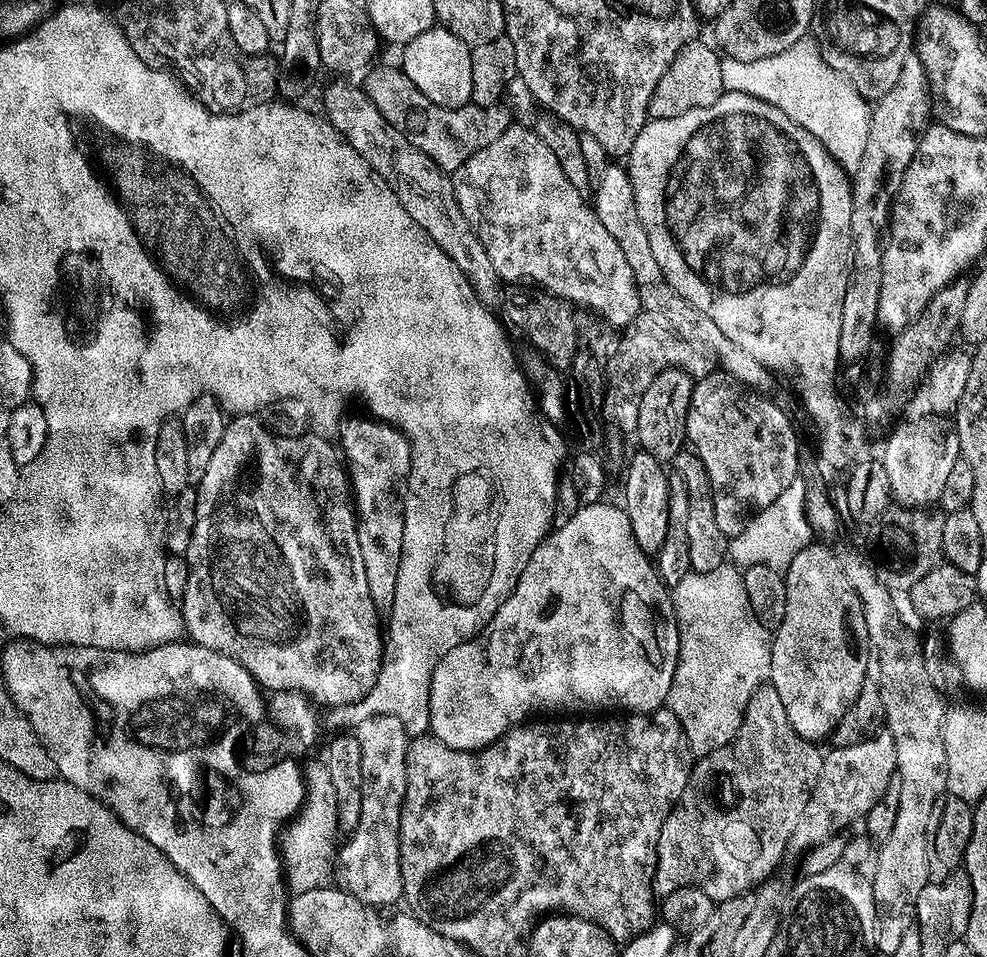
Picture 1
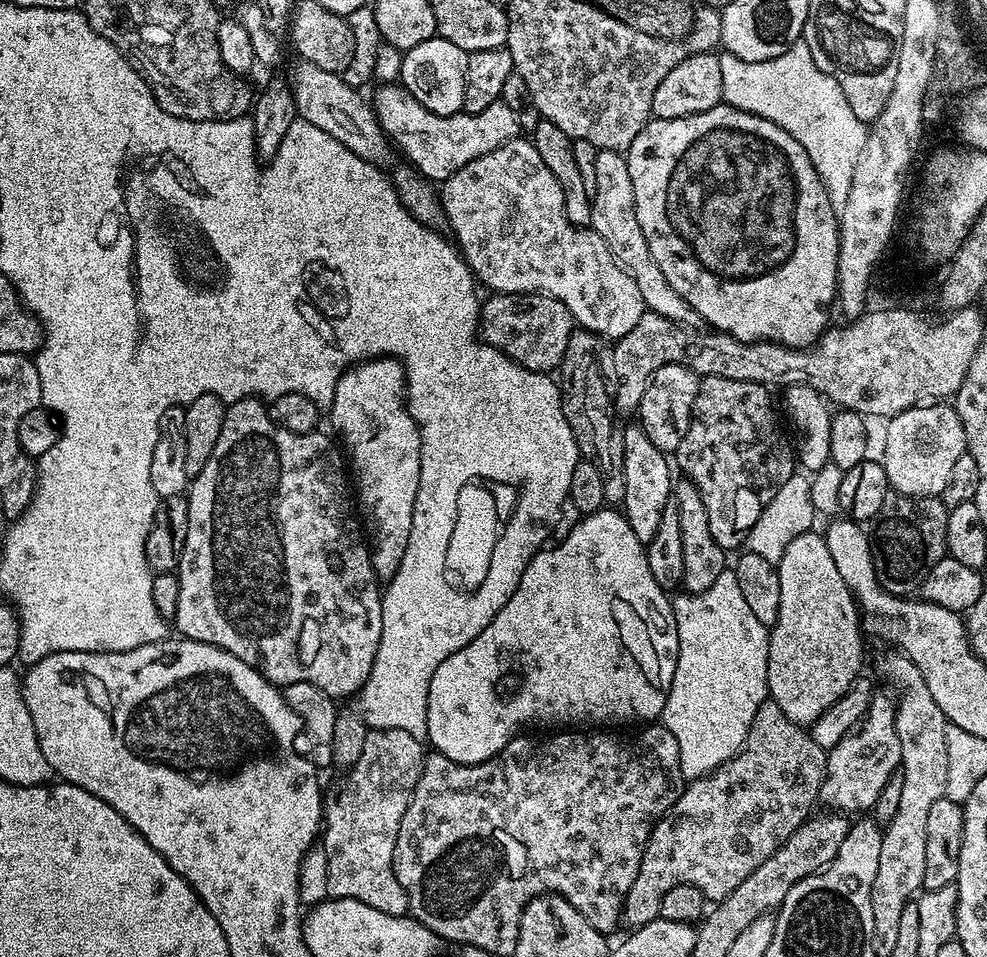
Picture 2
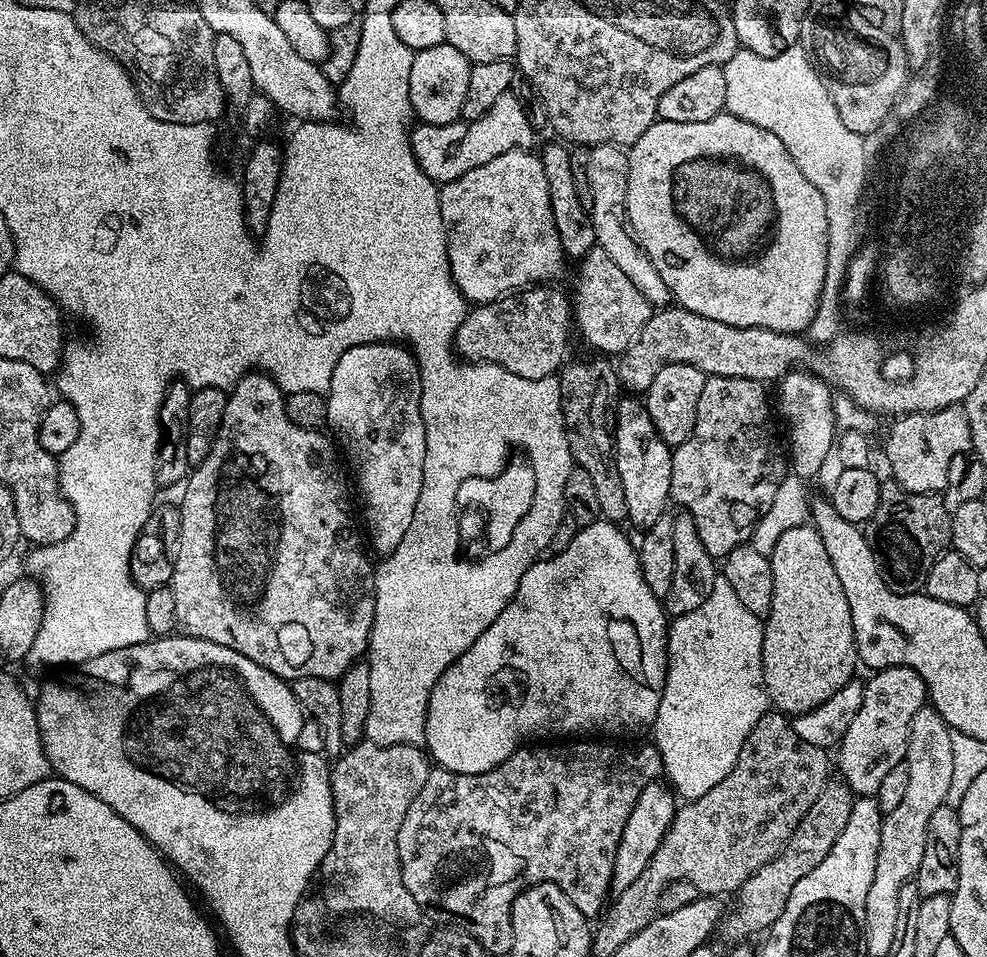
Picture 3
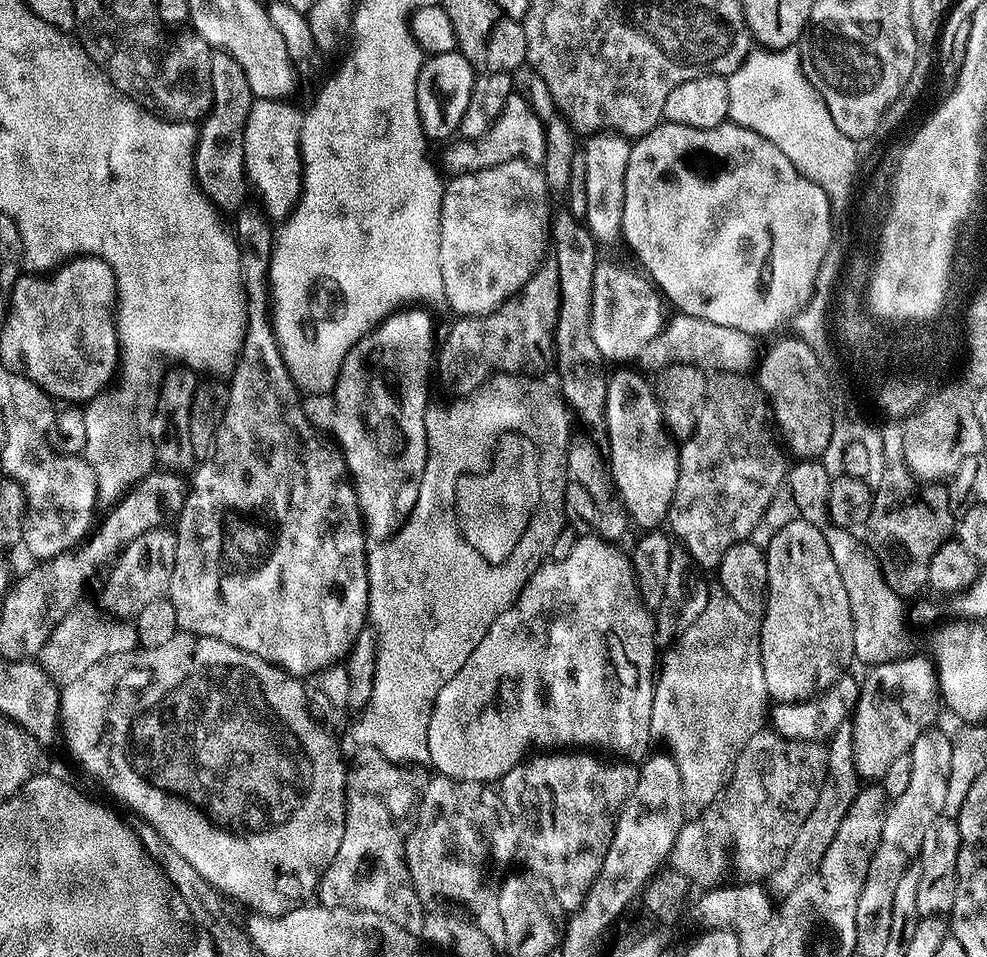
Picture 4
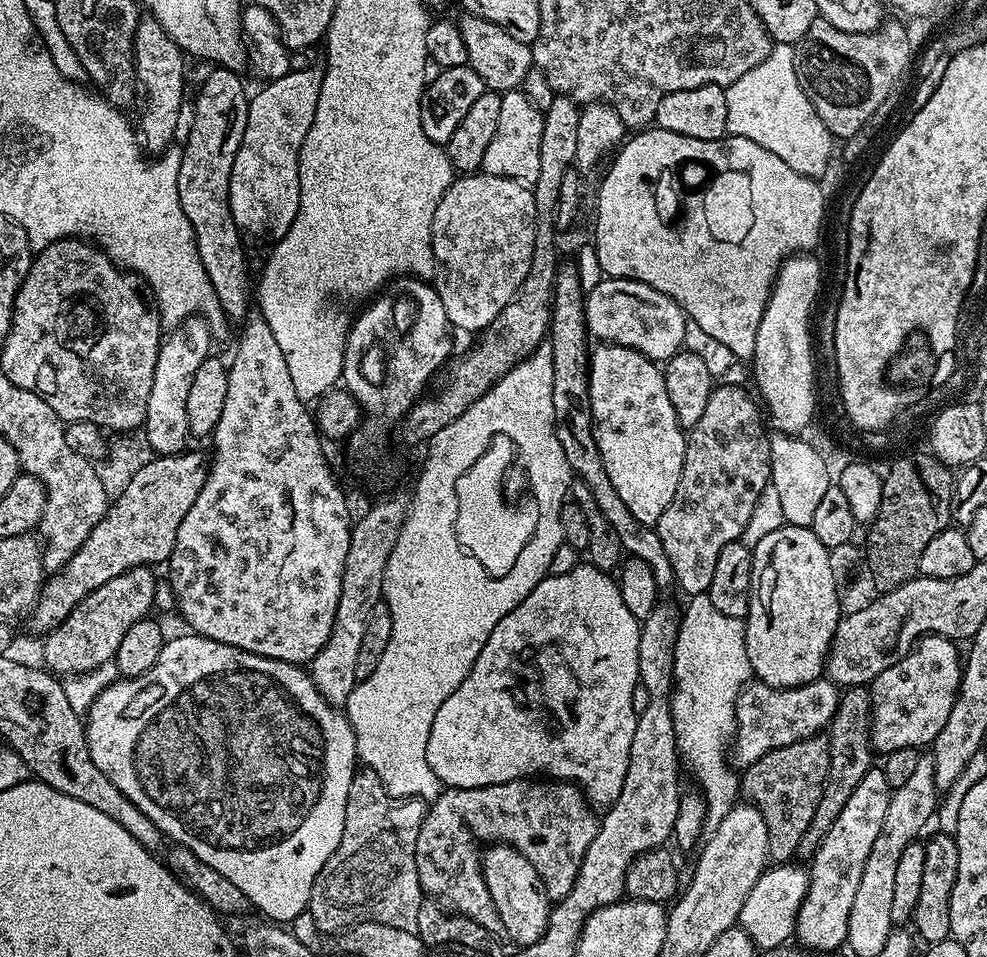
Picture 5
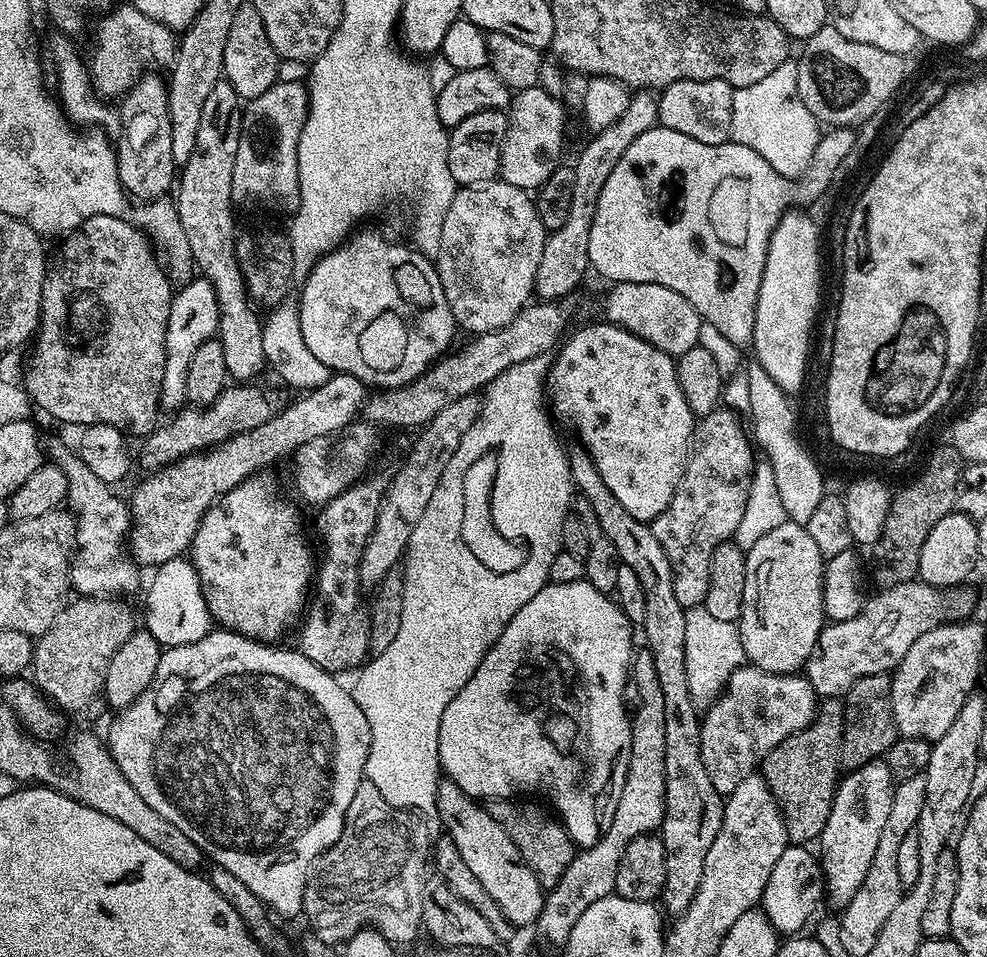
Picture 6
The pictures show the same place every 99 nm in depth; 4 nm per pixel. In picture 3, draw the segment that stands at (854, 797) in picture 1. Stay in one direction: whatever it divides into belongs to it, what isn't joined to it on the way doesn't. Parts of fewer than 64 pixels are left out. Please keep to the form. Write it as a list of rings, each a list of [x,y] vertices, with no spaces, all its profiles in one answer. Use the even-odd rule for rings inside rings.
[[[881,668],[869,676],[872,677],[867,677],[864,685],[862,706],[840,739],[834,756],[835,763],[840,763],[839,779],[857,797],[875,796],[886,773],[906,759],[910,722],[926,704],[924,683],[912,668]]]

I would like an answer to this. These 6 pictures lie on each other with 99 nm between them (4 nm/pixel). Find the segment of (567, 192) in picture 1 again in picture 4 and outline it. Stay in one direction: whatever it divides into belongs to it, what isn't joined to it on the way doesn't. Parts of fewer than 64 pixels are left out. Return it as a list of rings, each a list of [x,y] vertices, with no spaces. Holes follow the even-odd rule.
[[[511,160],[502,162],[502,166],[490,166],[486,170],[467,172],[461,176],[452,176],[445,183],[444,197],[442,198],[442,214],[440,215],[440,249],[438,250],[438,262],[442,274],[442,286],[444,287],[445,305],[449,304],[457,313],[457,317],[484,316],[493,312],[502,302],[506,302],[518,289],[540,268],[546,259],[546,249],[550,244],[550,211],[548,212],[548,195],[550,190],[544,173],[535,164],[529,164],[526,160]],[[604,262],[597,263],[594,270],[592,333],[594,346],[598,346],[598,350],[608,362],[635,361],[666,323],[666,311],[664,312],[666,304],[661,293],[651,280],[645,278],[639,271],[636,272]]]

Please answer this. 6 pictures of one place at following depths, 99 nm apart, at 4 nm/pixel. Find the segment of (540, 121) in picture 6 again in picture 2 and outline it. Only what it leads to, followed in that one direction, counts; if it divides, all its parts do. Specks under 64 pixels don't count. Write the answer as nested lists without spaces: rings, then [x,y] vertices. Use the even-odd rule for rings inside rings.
[[[396,82],[379,85],[374,99],[376,120],[384,127],[384,134],[393,145],[396,144],[409,156],[411,163],[420,174],[432,182],[449,180],[455,172],[462,170],[474,158],[498,150],[506,142],[517,139],[522,129],[514,110],[502,102],[486,106],[476,116],[466,111],[455,112],[449,116],[434,114],[426,110],[414,94],[410,94]]]

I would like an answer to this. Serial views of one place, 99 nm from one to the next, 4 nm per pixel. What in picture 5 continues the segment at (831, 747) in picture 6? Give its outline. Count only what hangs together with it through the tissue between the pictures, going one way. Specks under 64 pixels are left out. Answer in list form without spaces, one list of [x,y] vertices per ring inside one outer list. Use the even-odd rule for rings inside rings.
[[[827,735],[811,736],[790,746],[775,748],[758,762],[743,769],[739,777],[739,791],[743,799],[755,806],[768,827],[768,855],[773,861],[788,862],[800,851],[802,834],[818,810],[822,786],[830,766],[830,746]]]

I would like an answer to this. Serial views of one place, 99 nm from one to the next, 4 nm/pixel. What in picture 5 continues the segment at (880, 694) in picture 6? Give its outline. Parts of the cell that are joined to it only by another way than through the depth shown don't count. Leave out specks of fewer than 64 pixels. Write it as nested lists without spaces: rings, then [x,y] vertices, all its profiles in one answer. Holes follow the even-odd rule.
[[[867,687],[846,688],[840,693],[838,710],[826,729],[830,746],[830,766],[826,774],[826,782],[822,786],[822,798],[818,798],[818,810],[814,810],[814,818],[810,818],[810,826],[806,826],[806,834],[802,834],[799,855],[805,858],[815,856],[822,838],[830,834],[830,826],[842,814],[842,806],[854,794],[854,786],[862,782],[862,778],[874,766],[874,749],[872,747],[872,693]]]

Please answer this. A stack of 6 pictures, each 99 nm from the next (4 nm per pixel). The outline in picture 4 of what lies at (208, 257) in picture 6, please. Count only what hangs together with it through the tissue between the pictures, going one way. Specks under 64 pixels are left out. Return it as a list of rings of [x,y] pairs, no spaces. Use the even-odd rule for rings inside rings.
[[[223,50],[212,53],[210,90],[212,108],[199,125],[194,150],[196,183],[217,208],[232,214],[245,203],[243,130],[254,97],[250,90],[250,82],[246,82],[246,74],[242,74],[242,66],[238,66],[238,62],[234,62],[234,58]]]

